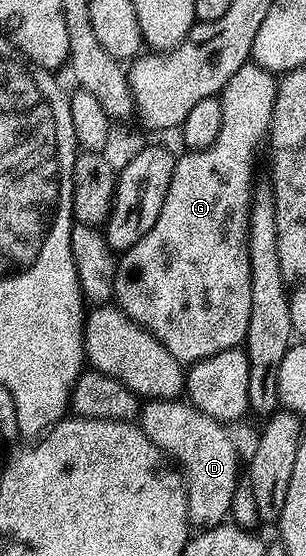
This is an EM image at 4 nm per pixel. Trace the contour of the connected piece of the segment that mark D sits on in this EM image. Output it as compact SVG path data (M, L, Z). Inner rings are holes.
M153 399L142 404L137 425L176 464L181 465L182 474L187 485L187 521L192 528L206 529L217 527L228 518L227 510L235 499L235 486L241 483L241 459L235 452L235 443L224 424L218 423L213 417L201 413L192 407L190 402L174 399Z

